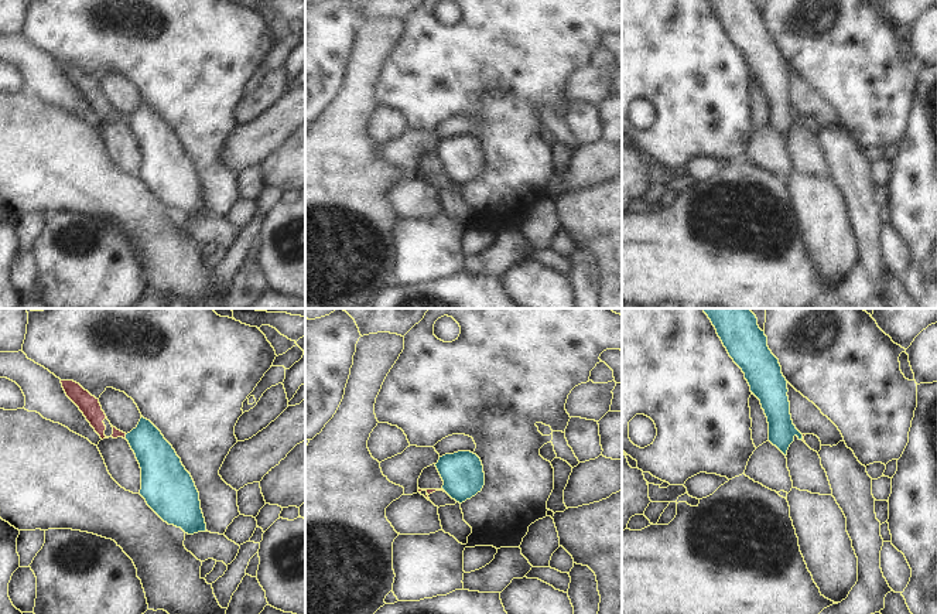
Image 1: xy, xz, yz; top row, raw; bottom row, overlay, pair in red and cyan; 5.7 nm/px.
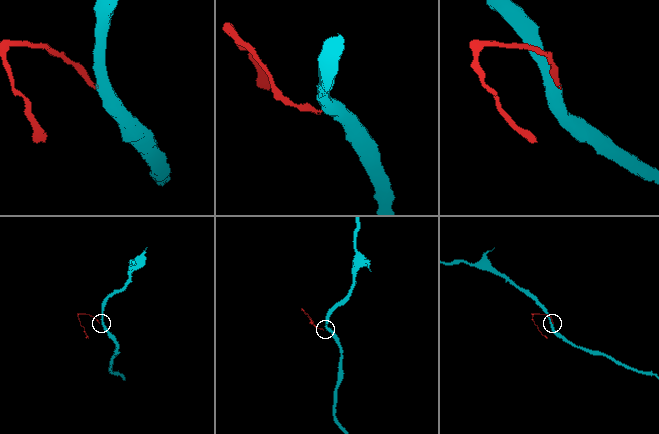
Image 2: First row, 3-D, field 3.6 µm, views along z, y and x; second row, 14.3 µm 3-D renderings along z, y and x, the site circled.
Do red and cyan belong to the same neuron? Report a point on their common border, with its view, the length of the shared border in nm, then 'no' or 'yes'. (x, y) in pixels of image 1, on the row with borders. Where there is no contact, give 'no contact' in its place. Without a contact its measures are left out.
yz (803, 437) | 30 nm | no

